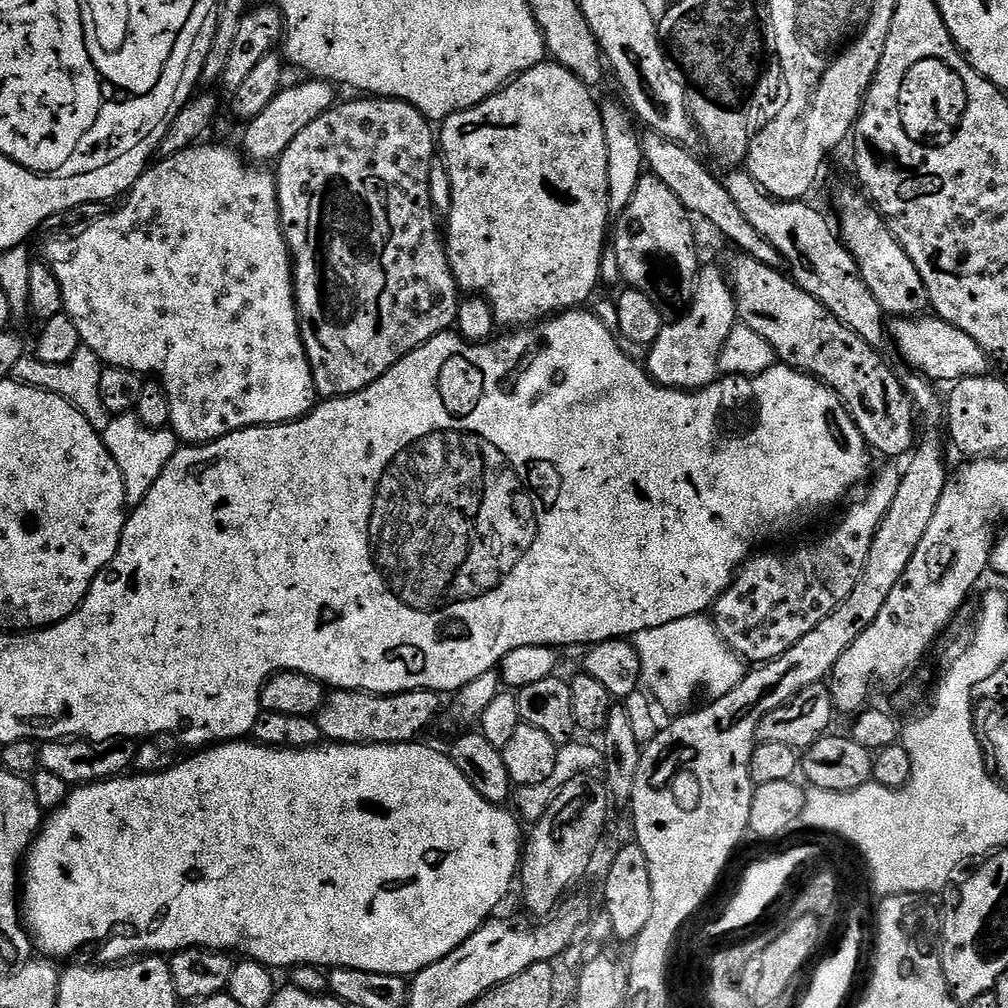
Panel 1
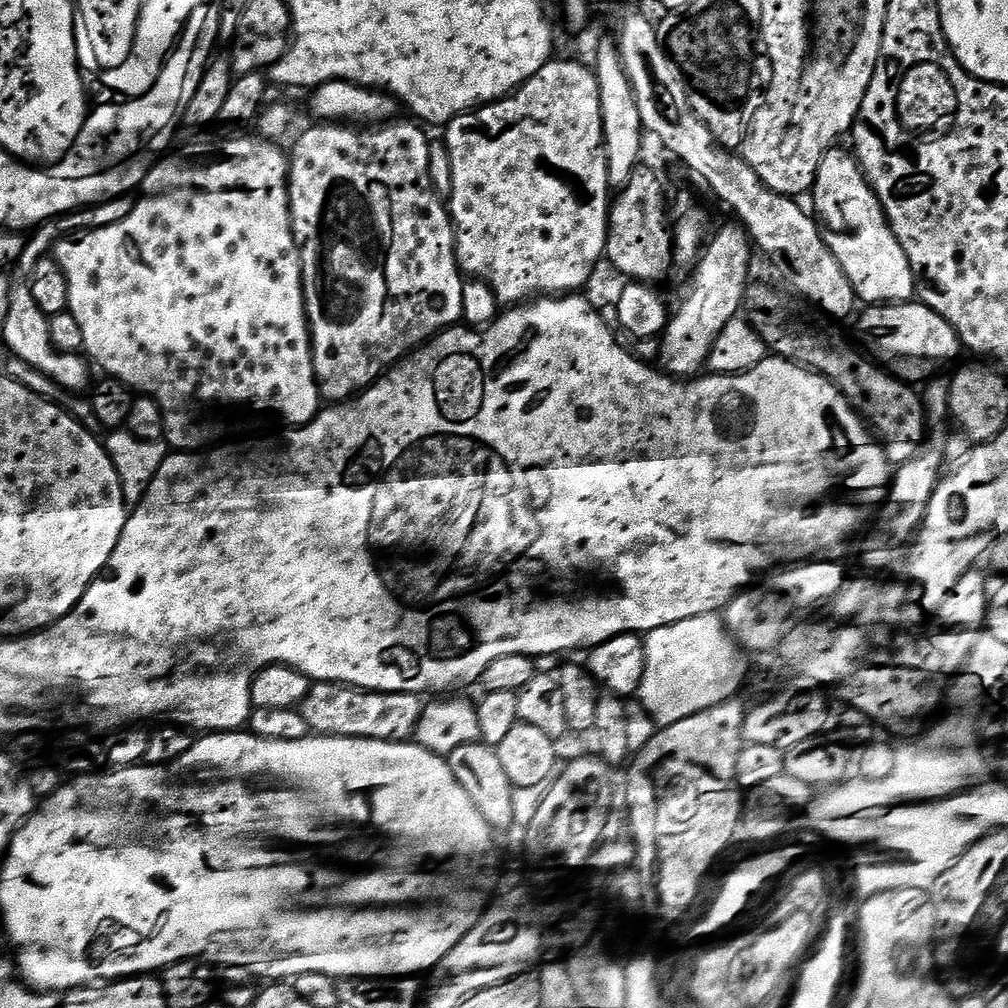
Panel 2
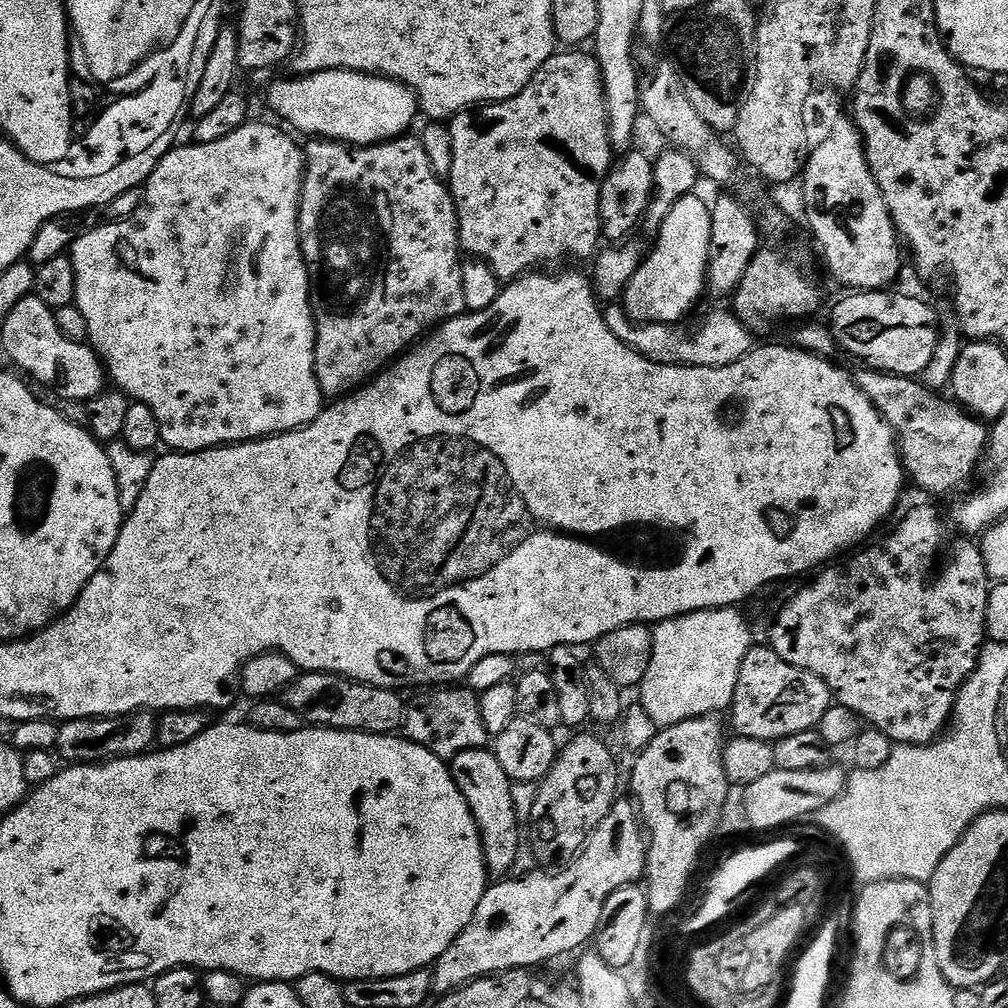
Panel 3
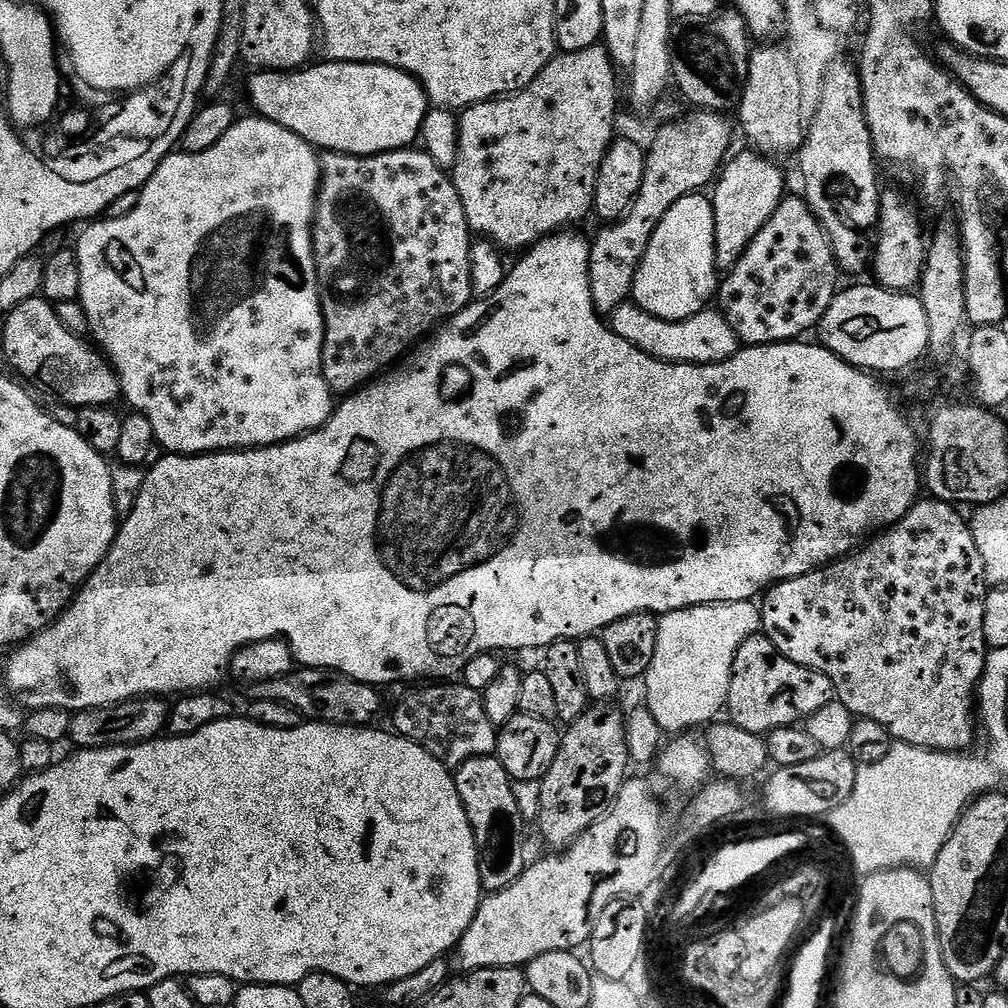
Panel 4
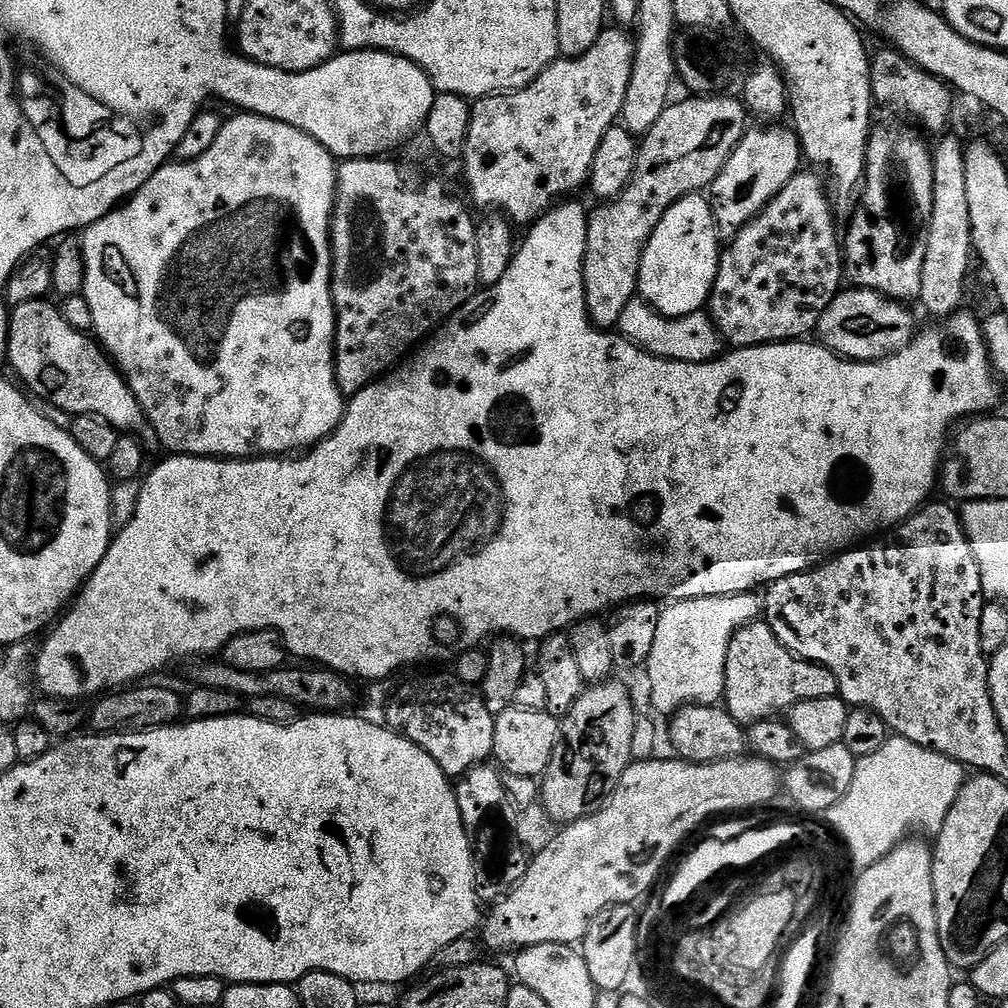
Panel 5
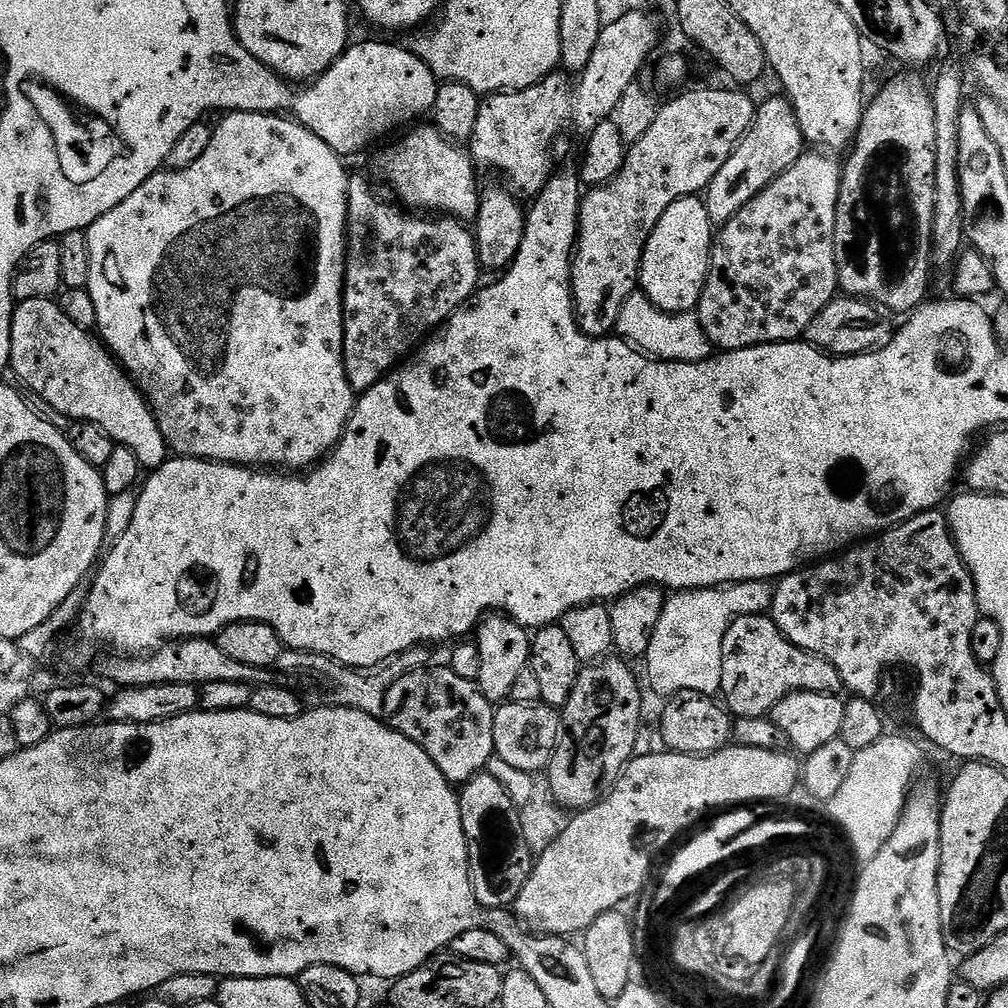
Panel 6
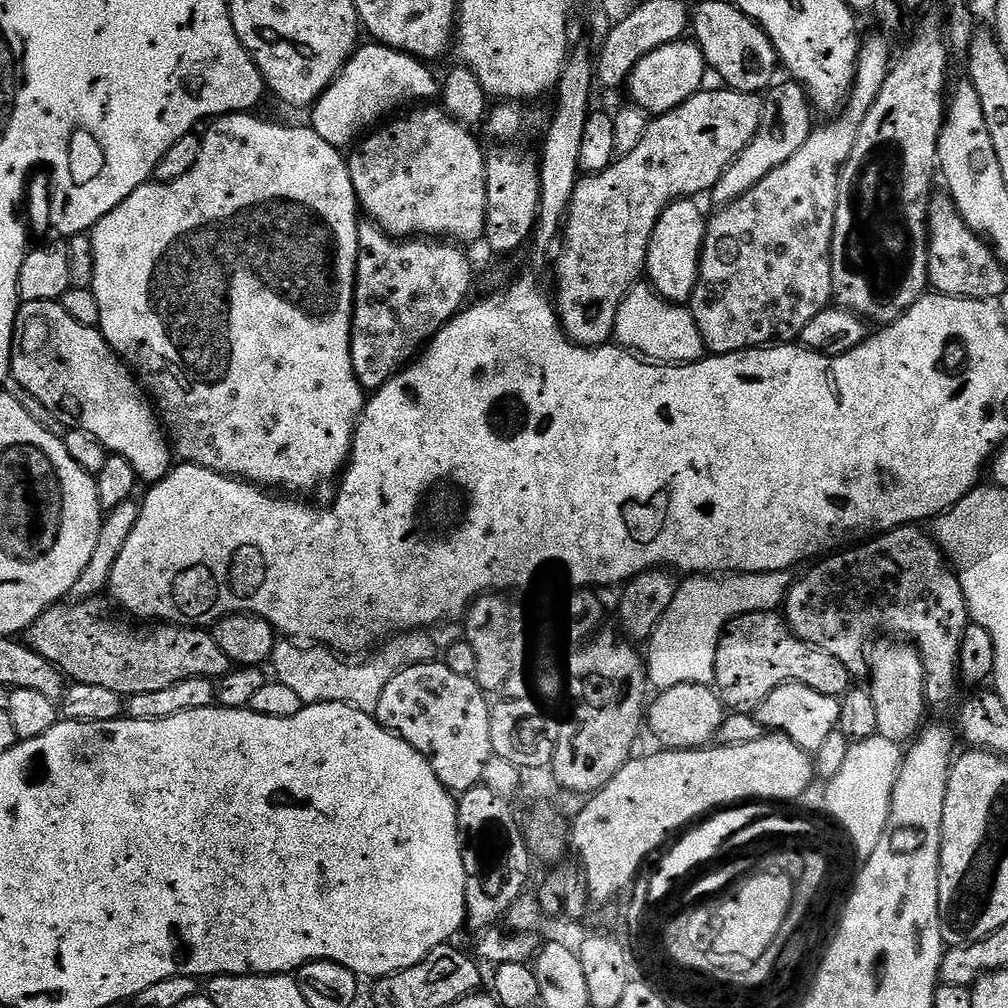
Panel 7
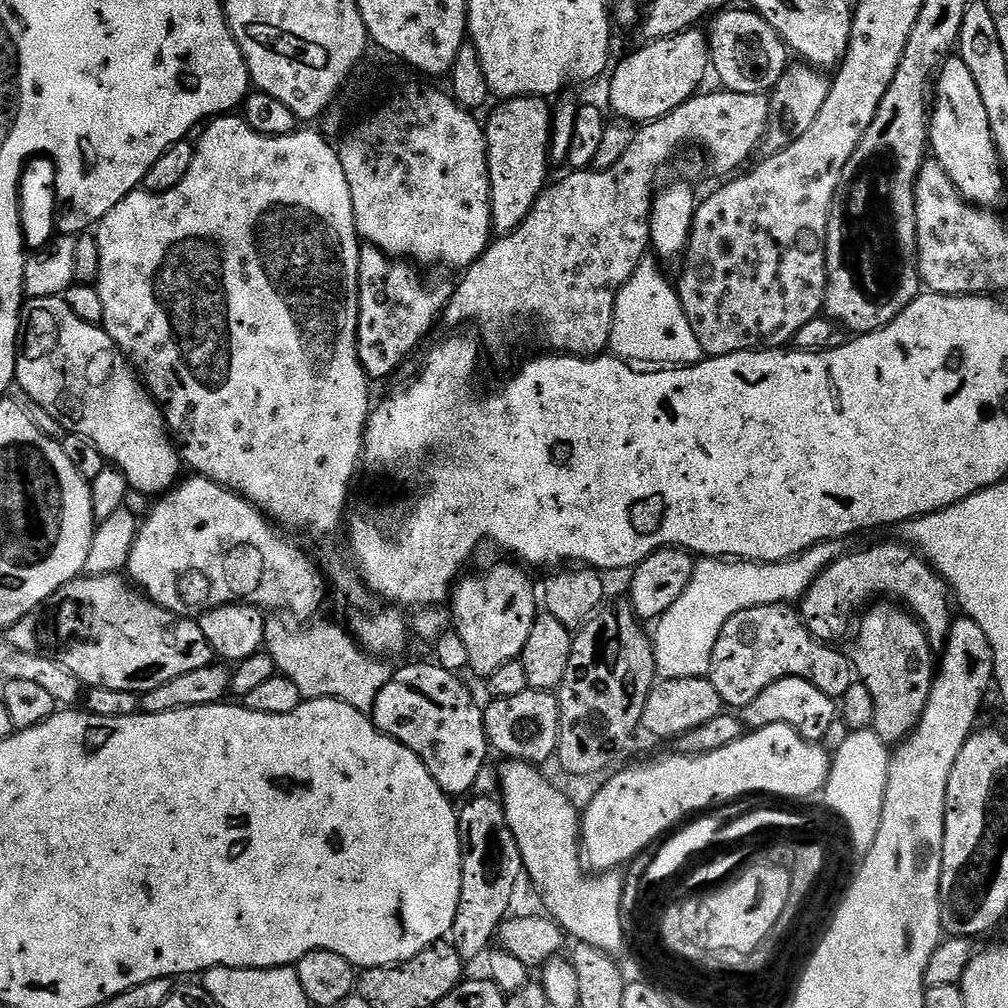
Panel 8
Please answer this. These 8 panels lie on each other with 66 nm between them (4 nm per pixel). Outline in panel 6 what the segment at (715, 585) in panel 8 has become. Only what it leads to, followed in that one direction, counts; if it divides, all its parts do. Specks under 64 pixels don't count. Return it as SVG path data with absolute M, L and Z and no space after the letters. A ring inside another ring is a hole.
M751 580L721 584L719 588L690 588L669 595L646 657L653 690L661 692L664 698L678 692L700 692L715 697L722 682L722 638L726 638L726 630L738 616L767 613L772 607L773 591L769 581Z

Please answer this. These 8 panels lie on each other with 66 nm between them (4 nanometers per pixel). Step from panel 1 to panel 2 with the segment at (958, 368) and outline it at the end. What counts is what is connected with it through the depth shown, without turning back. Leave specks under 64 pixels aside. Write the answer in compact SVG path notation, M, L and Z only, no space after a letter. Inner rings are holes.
M919 302L873 304L864 310L864 313L861 311L855 317L856 332L861 340L859 343L865 349L872 348L871 355L881 356L876 358L885 365L904 364L905 377L924 375L927 377L928 368L924 364L930 363L931 360L952 360L962 352L960 339L953 328L925 304Z

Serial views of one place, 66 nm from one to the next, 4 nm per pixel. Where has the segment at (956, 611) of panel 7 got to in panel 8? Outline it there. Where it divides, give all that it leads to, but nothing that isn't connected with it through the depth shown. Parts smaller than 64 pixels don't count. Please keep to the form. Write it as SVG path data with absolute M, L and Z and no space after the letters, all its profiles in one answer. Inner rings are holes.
M899 543L876 544L873 548L861 547L838 558L830 567L822 570L822 574L814 578L810 590L798 602L800 621L806 626L806 630L810 630L810 634L814 634L817 640L836 642L839 636L844 636L847 632L849 635L848 619L855 608L863 609L877 598L887 598L907 608L916 617L916 621L928 635L933 650L943 649L952 629L954 597L948 583L915 547Z

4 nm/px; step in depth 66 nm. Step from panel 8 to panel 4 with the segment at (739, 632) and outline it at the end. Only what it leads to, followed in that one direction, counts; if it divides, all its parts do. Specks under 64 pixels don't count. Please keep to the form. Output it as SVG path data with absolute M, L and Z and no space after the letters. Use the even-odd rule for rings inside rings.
M763 634L748 636L738 646L738 657L732 667L726 716L750 734L764 736L779 728L799 725L834 700L836 691L826 674L790 662Z

